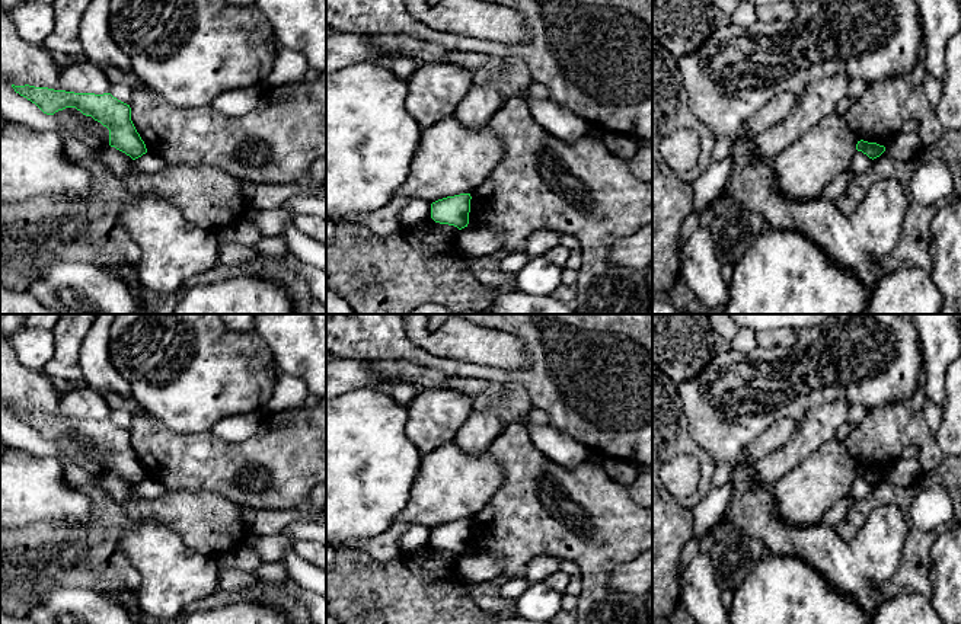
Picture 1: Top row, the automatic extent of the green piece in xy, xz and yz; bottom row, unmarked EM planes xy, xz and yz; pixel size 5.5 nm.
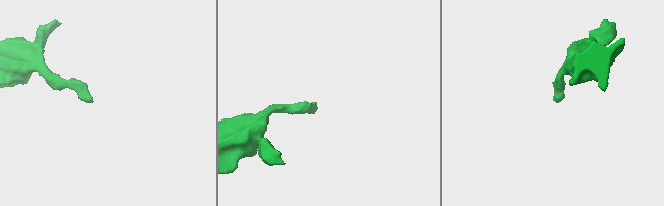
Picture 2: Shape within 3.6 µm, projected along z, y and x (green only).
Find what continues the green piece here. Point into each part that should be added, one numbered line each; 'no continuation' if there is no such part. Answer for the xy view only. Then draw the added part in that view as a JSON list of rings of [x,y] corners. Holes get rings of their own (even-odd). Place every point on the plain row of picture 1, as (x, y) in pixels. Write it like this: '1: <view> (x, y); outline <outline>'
no continuation

